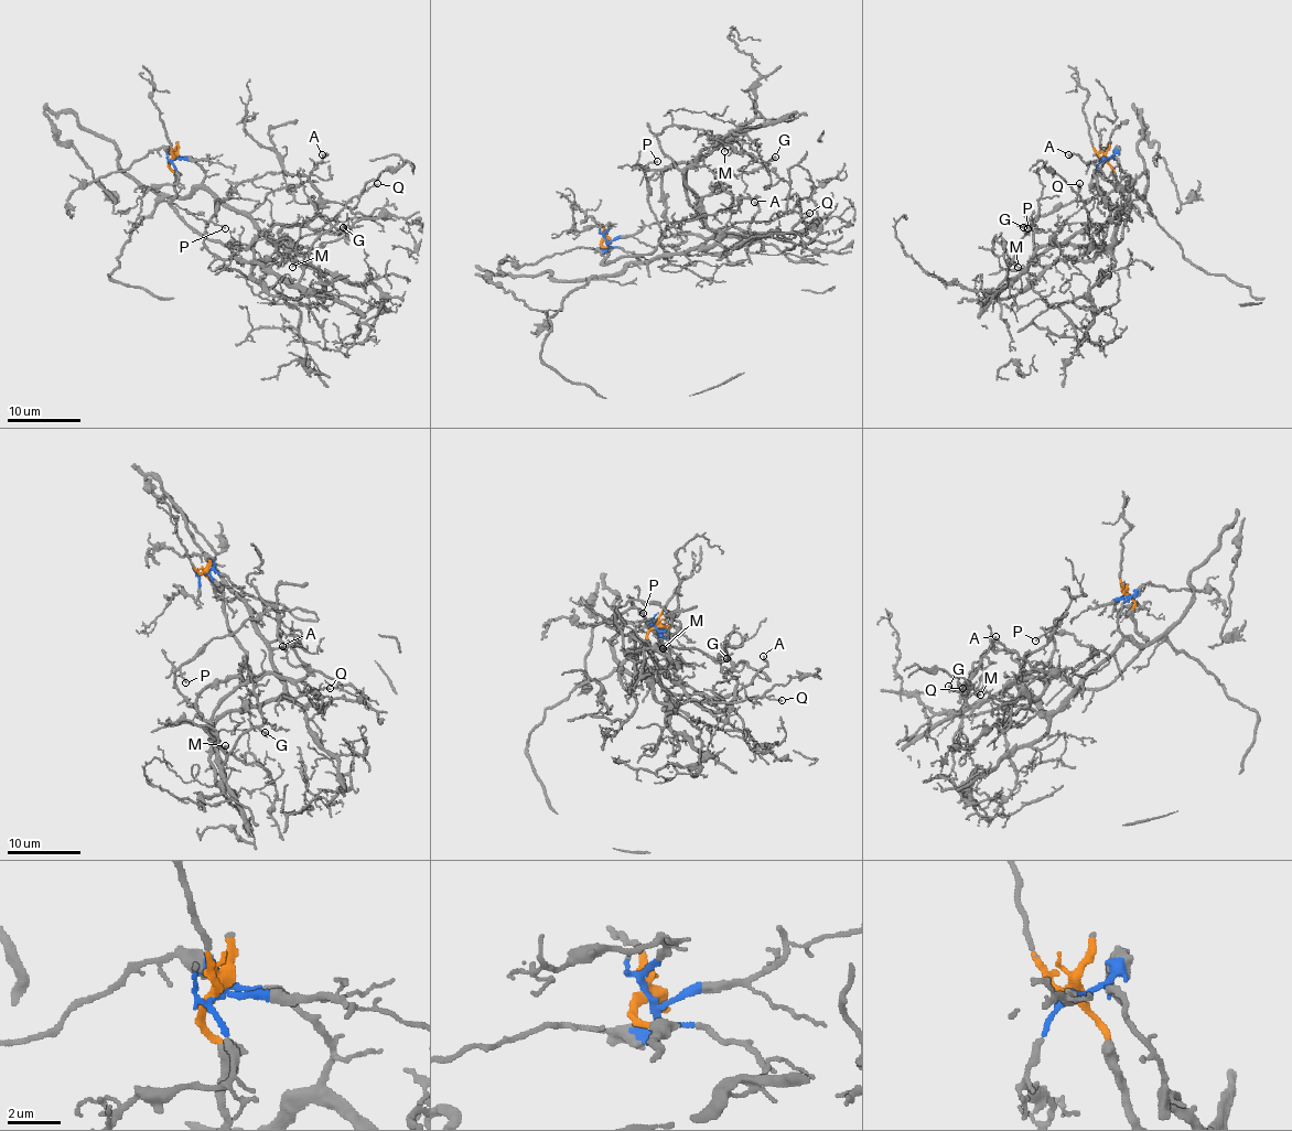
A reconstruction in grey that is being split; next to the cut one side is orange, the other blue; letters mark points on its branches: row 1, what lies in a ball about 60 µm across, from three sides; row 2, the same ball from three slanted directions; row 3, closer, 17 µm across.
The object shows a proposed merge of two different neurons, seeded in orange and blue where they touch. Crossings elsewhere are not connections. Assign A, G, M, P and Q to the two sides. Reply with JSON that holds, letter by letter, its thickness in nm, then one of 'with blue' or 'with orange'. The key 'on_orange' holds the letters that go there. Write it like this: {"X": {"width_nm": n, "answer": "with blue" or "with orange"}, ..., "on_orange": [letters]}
{"A": {"width_nm": 200, "answer": "with blue"}, "G": {"width_nm": 140, "answer": "with orange"}, "M": {"width_nm": 70, "answer": "with orange"}, "P": {"width_nm": 120, "answer": "with orange"}, "Q": {"width_nm": 130, "answer": "with blue"}, "on_orange": ["G", "M", "P"]}

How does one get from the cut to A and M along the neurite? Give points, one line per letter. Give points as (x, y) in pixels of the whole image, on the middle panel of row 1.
A: (604, 239), (610, 247), (621, 247), (637, 258), (635, 261), (668, 255), (725, 255), (758, 209), (753, 201)
M: (604, 239), (604, 264), (648, 255), (667, 223), (661, 173), (734, 140), (723, 151)

